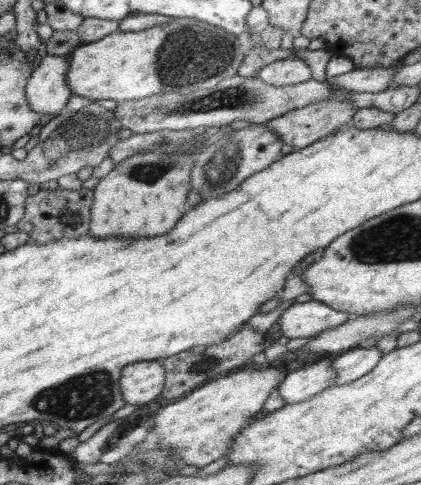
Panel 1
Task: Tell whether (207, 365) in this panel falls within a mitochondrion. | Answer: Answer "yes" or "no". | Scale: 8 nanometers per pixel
yes

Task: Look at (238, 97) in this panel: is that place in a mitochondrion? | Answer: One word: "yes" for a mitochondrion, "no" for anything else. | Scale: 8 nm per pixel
yes

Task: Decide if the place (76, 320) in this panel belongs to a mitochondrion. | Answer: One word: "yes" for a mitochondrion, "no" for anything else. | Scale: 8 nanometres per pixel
no

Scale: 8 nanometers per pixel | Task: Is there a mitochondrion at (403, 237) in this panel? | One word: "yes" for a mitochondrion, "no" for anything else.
yes

